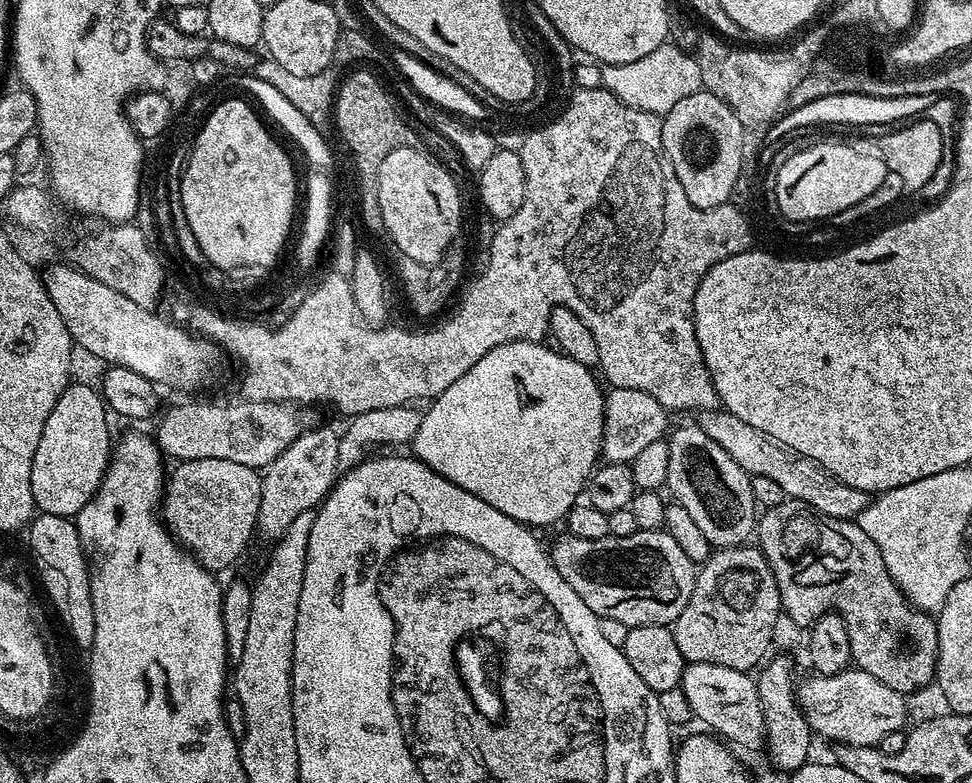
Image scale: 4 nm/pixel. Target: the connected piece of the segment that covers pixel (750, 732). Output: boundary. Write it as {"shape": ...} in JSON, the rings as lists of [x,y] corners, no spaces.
{"shape":[[[687,663],[680,692],[684,694],[695,716],[710,726],[713,733],[735,747],[760,751],[763,749],[766,742],[765,719],[762,718],[761,700],[758,698],[755,679],[749,673],[730,670],[728,666],[717,666],[714,663]]]}

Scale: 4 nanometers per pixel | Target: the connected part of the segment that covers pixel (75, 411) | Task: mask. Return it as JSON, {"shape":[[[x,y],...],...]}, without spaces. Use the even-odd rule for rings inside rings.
{"shape":[[[69,383],[62,398],[54,402],[46,426],[42,426],[42,438],[38,438],[30,470],[32,502],[40,512],[74,518],[100,485],[114,447],[114,436],[108,433],[110,412],[103,395],[93,385],[92,388],[88,384]]]}

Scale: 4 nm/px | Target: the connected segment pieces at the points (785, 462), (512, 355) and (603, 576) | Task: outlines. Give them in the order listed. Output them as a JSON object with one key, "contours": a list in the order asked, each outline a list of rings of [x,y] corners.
{"contours":[[[[716,408],[699,413],[698,423],[701,430],[714,442],[718,442],[718,446],[722,446],[722,450],[726,450],[726,454],[730,454],[730,458],[734,458],[734,462],[738,462],[738,466],[742,466],[742,470],[749,476],[771,478],[778,482],[778,486],[782,486],[785,497],[806,502],[821,516],[829,516],[832,520],[855,521],[870,503],[869,493],[835,480],[814,461],[791,452],[777,440],[769,440],[754,430],[754,426],[742,422],[742,418],[734,418],[734,414]]],[[[515,340],[509,344],[499,344],[497,348],[490,350],[482,358],[478,358],[478,362],[474,362],[474,366],[470,366],[470,370],[466,370],[466,374],[462,374],[462,378],[458,378],[458,382],[446,386],[446,390],[441,396],[435,397],[427,405],[428,412],[426,410],[423,413],[418,432],[410,443],[411,451],[416,459],[422,461],[426,466],[430,466],[430,470],[434,470],[438,474],[442,474],[442,478],[462,486],[462,490],[482,498],[482,502],[490,502],[490,506],[494,506],[494,510],[502,510],[502,514],[514,518],[519,524],[537,526],[536,524],[556,524],[559,520],[561,523],[578,502],[579,496],[576,495],[579,492],[581,495],[585,491],[586,485],[601,459],[600,443],[604,437],[606,392],[603,387],[600,389],[601,381],[599,379],[596,381],[592,375],[594,375],[593,369],[582,366],[582,362],[574,362],[574,358],[564,355],[563,352],[547,343],[534,340]]],[[[641,530],[630,534],[630,538],[608,535],[597,540],[562,536],[550,548],[552,565],[595,616],[615,618],[628,629],[651,624],[671,626],[690,602],[698,568],[668,532]]]]}

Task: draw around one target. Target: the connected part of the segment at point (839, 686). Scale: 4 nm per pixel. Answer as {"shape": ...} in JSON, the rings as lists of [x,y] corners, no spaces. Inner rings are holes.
{"shape":[[[849,668],[838,674],[809,677],[809,680],[799,681],[796,701],[817,737],[825,736],[839,745],[875,746],[886,734],[901,731],[904,722],[907,723],[907,701],[903,693],[890,689],[866,671]]]}

